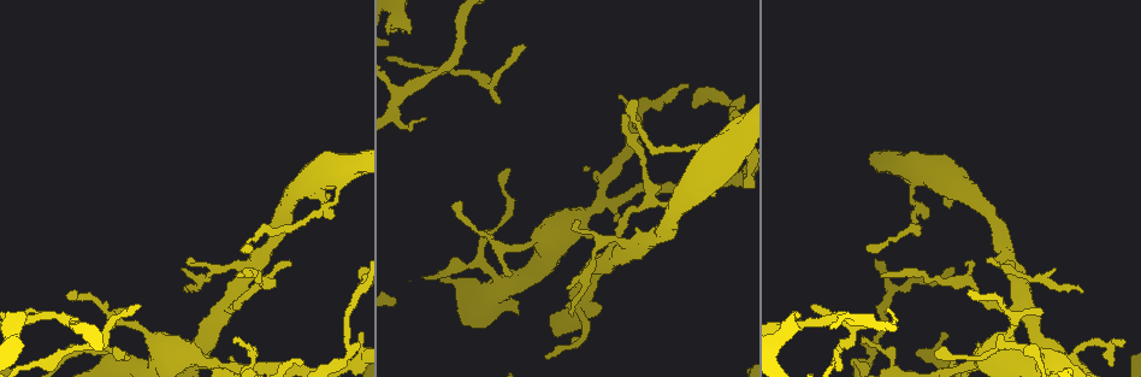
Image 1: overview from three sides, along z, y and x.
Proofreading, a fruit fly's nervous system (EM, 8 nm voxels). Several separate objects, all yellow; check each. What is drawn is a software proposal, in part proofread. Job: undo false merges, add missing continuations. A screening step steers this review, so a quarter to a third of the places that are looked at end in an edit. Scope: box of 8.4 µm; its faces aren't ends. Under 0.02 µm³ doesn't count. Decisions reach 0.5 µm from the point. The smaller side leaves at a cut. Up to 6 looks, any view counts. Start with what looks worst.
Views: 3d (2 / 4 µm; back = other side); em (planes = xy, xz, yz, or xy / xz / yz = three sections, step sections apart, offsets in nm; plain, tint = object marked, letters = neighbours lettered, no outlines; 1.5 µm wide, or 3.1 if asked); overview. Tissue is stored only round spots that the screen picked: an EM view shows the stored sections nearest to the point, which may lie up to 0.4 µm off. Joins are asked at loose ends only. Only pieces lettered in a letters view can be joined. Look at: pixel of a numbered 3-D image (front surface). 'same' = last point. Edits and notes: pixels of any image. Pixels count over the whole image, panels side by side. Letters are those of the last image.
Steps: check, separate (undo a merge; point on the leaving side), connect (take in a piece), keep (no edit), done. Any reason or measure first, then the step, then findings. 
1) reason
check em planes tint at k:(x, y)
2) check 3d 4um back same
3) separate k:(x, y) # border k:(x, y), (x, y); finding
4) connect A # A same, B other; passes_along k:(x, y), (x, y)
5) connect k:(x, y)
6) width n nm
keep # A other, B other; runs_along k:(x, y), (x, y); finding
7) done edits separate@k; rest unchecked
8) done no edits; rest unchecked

check em xy step 4 letters at 1:(407, 33)

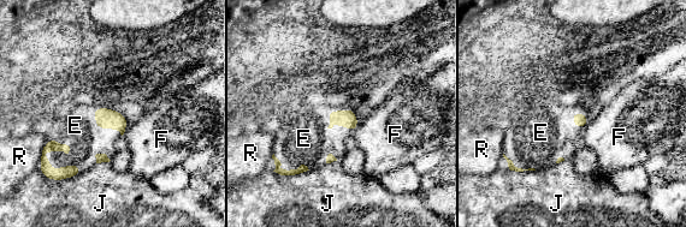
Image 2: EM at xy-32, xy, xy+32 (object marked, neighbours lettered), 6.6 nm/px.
connect E # E same, F other, J other, R other; passes_along 2:(60, 173), (47, 150), (75, 125); it goes on there

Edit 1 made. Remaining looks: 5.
check overview

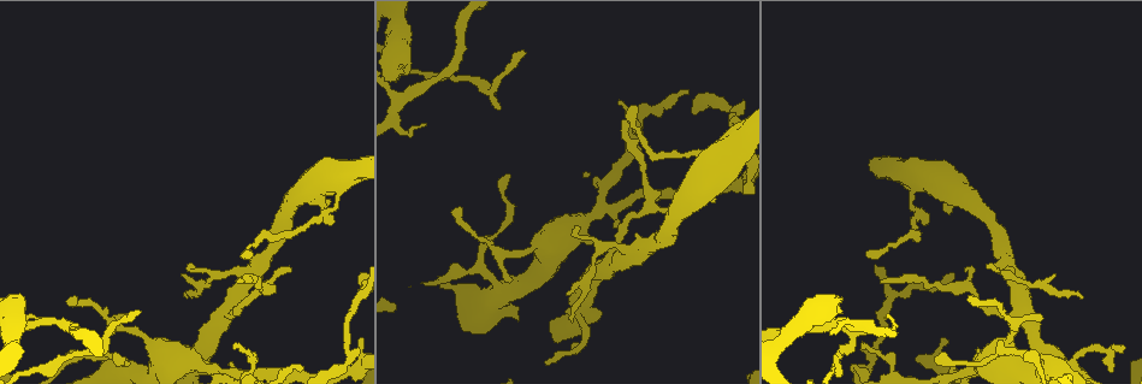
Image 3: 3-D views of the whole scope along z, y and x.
thin end
check 3d 4um at 3:(184, 274)

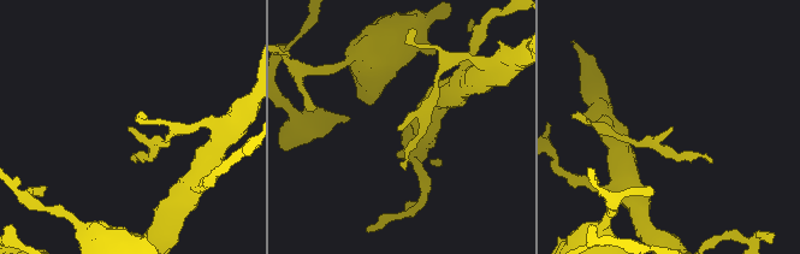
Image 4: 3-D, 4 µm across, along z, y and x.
check em planes letters at 4:(398, 127)

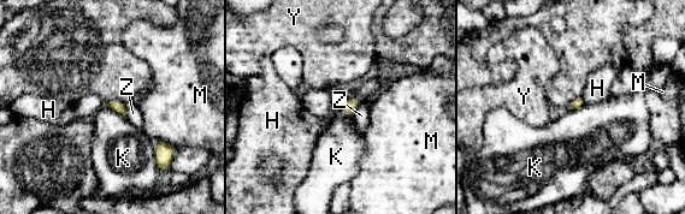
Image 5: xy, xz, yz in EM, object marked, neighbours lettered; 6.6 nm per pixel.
keep # H other, K other, M other, Y other, Z other; border 5:(153, 142), (153, 156), (159, 170); none of them fits

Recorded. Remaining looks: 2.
branch stops here
check em planes letters at 3:(865, 346)

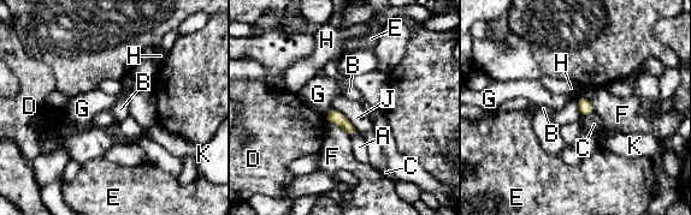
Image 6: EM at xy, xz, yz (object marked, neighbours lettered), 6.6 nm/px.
width 90 nm
keep # A other, B other, C other, D other, E other, F other, G other, H other, J other, K other; border 6:(326, 121), (340, 125), (350, 136); none of them fits

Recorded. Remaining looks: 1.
done edits connect@2; rest unchecked

